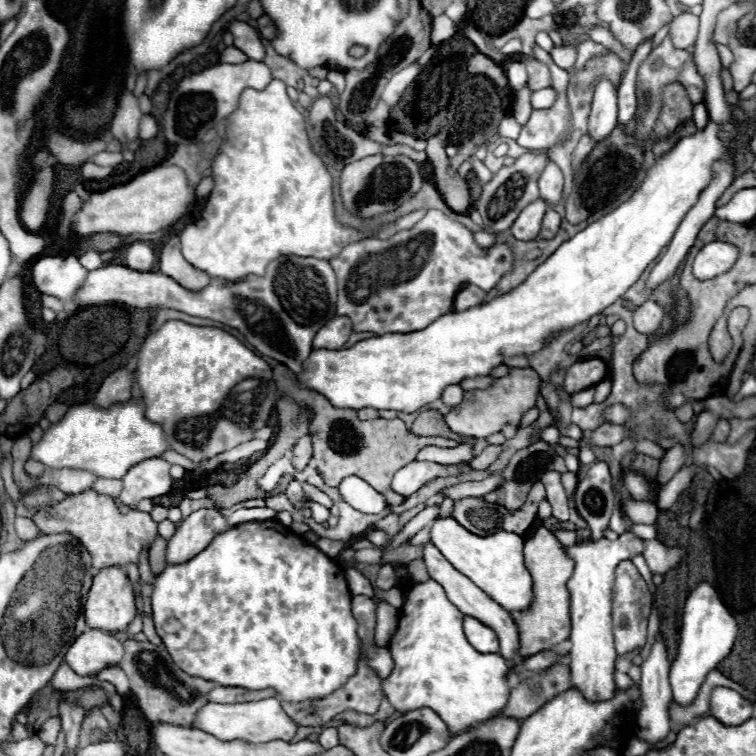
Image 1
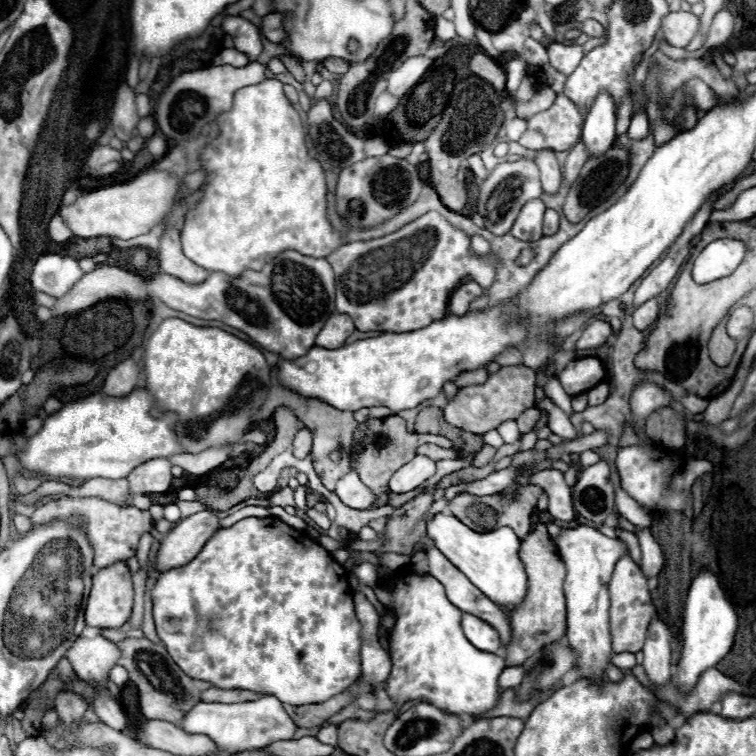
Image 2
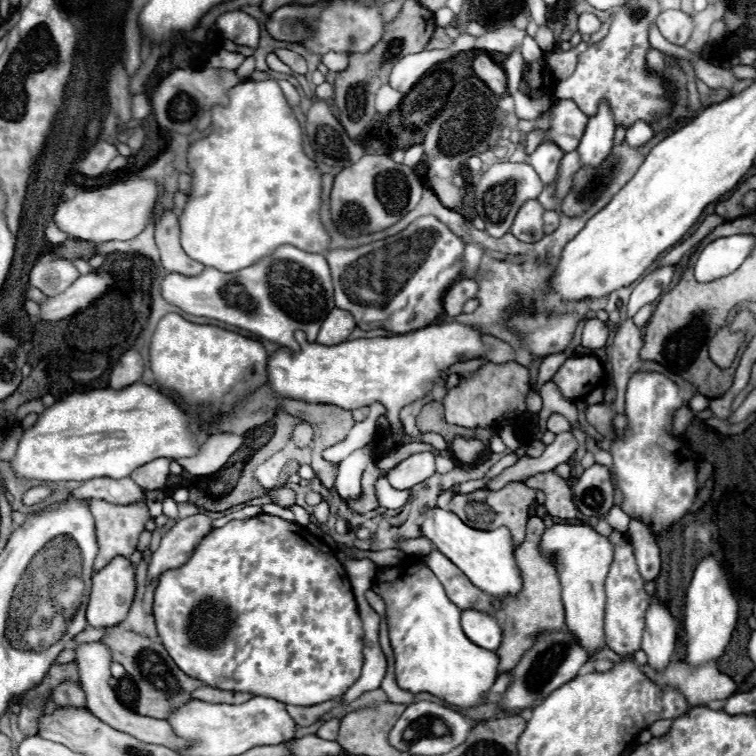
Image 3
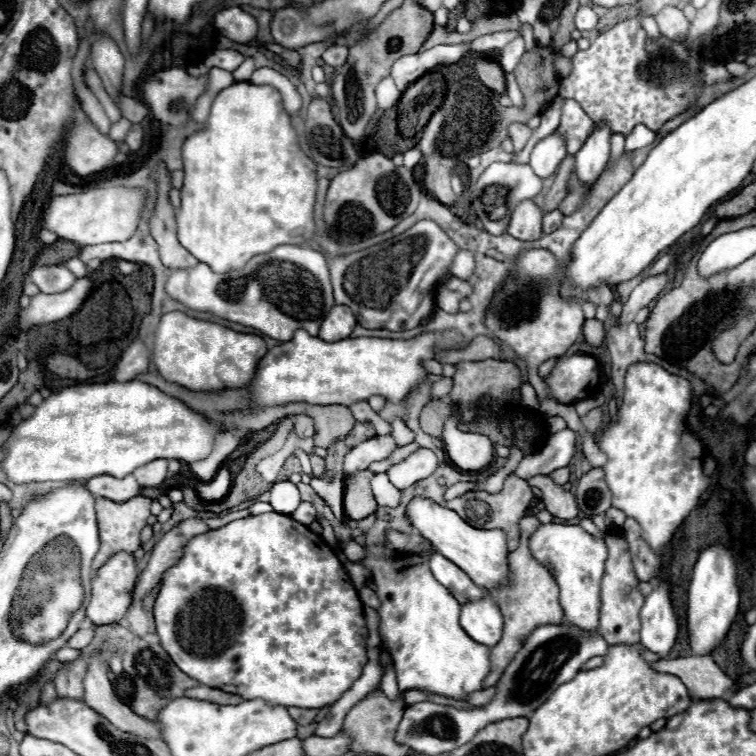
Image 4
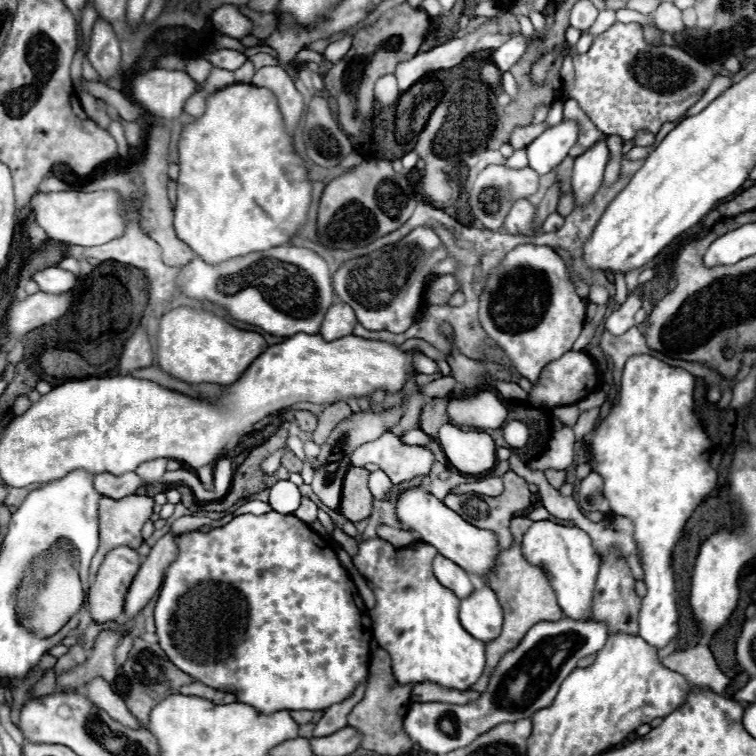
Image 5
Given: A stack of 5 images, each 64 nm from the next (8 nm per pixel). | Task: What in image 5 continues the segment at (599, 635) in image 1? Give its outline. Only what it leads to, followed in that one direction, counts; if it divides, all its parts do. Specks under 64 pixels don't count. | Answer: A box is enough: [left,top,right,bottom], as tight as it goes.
[522,520,602,620]

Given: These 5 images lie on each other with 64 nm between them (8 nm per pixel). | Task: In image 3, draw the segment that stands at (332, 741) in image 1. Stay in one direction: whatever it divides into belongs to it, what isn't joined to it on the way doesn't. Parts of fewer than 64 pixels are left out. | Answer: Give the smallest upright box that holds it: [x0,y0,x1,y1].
[316,718,340,740]

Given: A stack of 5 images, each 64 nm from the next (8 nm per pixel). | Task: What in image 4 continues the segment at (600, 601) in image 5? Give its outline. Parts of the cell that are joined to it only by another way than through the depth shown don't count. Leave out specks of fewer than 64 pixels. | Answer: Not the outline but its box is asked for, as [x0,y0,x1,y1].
[600,536,644,644]

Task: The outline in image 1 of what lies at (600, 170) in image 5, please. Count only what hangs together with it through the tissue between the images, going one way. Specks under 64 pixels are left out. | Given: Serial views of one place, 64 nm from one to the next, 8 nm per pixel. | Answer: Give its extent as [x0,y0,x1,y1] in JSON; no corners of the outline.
[588,80,618,144]

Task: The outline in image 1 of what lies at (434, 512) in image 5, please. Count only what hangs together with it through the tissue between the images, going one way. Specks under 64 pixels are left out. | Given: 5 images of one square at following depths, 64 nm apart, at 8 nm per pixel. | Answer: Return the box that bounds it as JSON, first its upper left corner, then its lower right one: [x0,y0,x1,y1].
[430,516,532,612]

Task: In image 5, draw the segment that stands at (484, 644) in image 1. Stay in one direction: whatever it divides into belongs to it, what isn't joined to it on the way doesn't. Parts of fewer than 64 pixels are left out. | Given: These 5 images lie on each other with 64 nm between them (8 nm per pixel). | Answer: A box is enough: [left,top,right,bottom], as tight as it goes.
[460,584,502,642]

